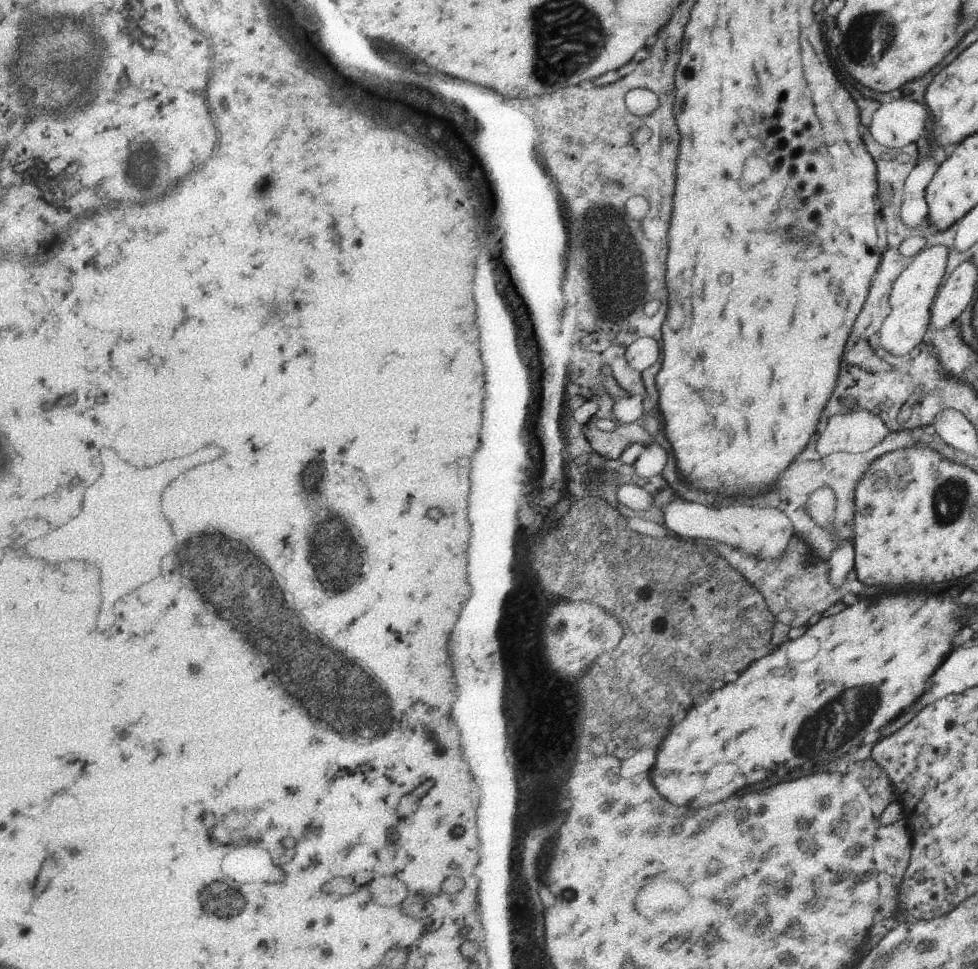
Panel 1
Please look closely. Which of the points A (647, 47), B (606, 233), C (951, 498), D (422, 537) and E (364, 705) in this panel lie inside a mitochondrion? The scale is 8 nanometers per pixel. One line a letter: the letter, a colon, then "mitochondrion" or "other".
A: other
B: mitochondrion
C: mitochondrion
D: other
E: mitochondrion

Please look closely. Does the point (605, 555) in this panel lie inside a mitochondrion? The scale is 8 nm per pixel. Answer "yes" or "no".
yes

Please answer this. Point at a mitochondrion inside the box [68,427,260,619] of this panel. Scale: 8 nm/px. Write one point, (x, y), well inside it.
(173, 566)

